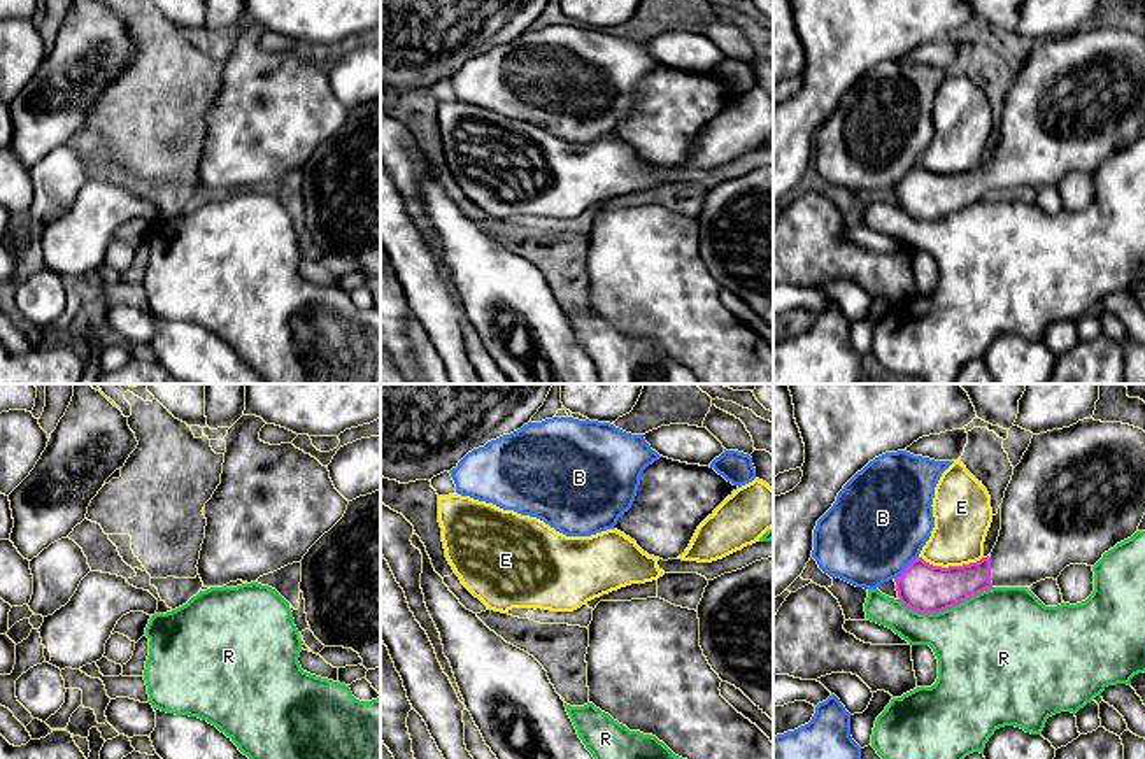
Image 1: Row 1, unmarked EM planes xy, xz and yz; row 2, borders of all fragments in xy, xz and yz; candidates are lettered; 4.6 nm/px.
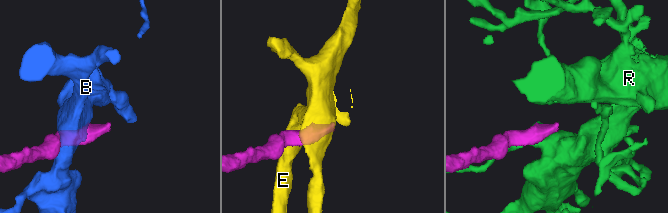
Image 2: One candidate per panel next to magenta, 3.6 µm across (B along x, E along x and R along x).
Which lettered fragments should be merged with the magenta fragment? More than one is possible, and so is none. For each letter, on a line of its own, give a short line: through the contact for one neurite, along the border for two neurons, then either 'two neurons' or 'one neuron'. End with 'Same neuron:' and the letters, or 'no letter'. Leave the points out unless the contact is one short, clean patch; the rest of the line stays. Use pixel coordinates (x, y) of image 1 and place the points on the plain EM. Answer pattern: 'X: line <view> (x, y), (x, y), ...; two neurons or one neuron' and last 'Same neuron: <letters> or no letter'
B: two neurons
E: line yz (919, 163), (942, 174), (961, 174), (982, 165); two neurons
R: two neurons
Same neuron: no letter

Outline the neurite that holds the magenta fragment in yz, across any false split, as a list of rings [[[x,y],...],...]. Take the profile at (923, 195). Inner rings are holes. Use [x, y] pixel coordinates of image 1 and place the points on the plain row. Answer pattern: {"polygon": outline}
{"polygon": [[[1084,26],[1063,37],[1033,42],[1001,110],[1001,137],[992,160],[963,174],[933,174],[914,167],[894,186],[900,209],[919,221],[938,221],[992,195],[1031,195],[1057,186],[1070,172],[1094,174],[1105,160],[1131,145],[1145,123],[1145,39],[1122,30]]]}

